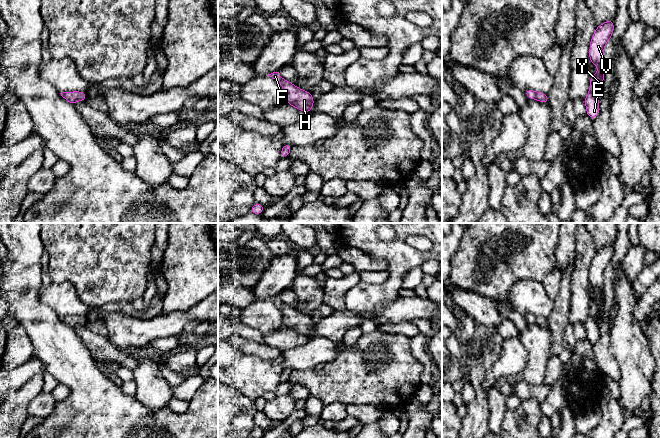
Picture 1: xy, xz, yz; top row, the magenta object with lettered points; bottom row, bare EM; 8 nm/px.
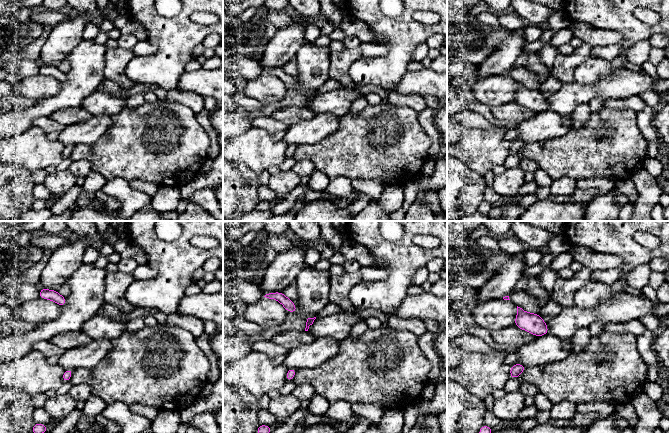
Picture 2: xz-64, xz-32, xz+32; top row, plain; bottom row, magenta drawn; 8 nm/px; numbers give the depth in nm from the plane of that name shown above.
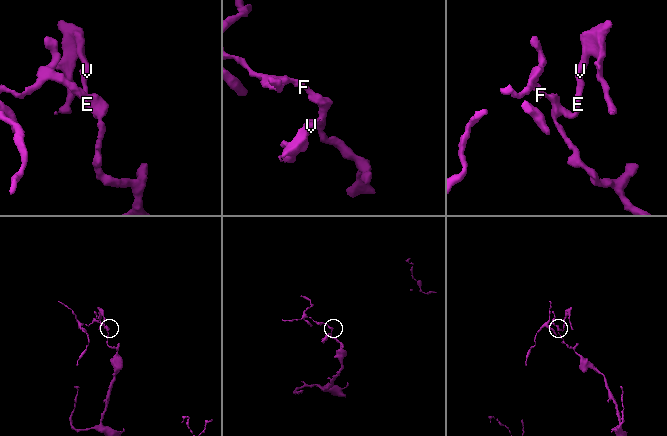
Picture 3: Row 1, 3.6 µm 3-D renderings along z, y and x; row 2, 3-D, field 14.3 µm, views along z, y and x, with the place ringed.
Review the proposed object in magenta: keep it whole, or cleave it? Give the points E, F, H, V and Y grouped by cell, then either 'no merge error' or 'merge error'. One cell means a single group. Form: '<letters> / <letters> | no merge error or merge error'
E F H V Y | no merge error

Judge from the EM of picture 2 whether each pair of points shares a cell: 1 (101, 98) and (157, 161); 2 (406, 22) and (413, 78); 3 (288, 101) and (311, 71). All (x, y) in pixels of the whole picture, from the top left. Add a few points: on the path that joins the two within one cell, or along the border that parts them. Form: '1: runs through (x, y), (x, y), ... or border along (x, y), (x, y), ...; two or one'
1: border along (125, 105), (118, 112), (110, 116); two
2: border along (407, 71), (391, 88); two
3: runs through (296, 94), (309, 79); one

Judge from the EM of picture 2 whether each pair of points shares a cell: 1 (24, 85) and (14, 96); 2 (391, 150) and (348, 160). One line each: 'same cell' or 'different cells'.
1: different cells
2: same cell

